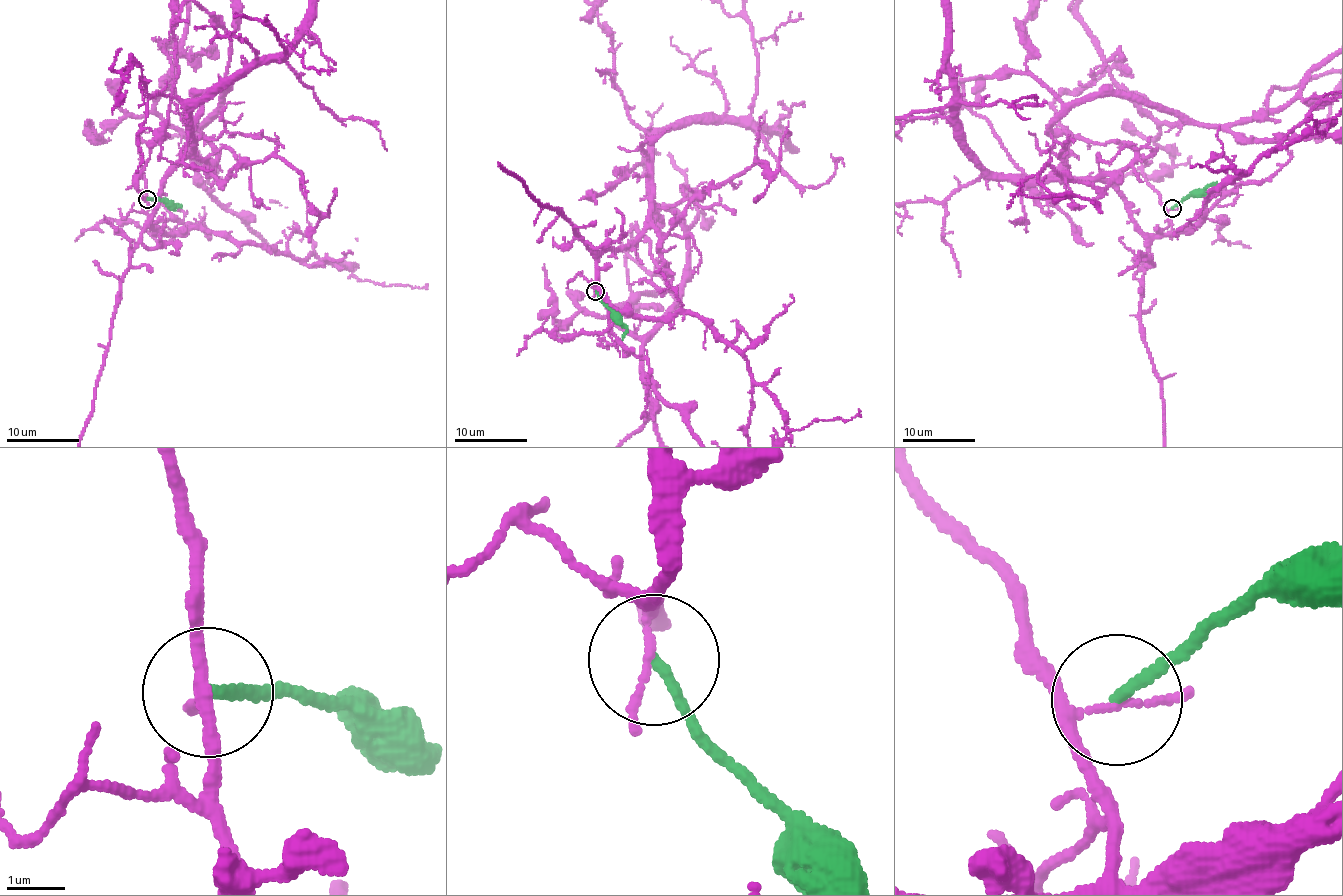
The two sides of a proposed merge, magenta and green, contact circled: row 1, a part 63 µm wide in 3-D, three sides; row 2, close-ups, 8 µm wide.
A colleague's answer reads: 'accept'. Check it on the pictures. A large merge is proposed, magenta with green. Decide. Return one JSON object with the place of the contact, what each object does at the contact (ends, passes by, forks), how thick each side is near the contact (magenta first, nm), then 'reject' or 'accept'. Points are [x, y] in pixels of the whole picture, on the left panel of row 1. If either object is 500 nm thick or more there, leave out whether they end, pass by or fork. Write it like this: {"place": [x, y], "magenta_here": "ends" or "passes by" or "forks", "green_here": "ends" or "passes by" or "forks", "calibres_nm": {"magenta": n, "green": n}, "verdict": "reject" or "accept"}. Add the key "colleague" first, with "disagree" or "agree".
{"colleague": "disagree", "place": [147, 199], "magenta_here": "forks", "green_here": "ends", "calibres_nm": {"magenta": 90, "green": 170}, "verdict": "reject"}

